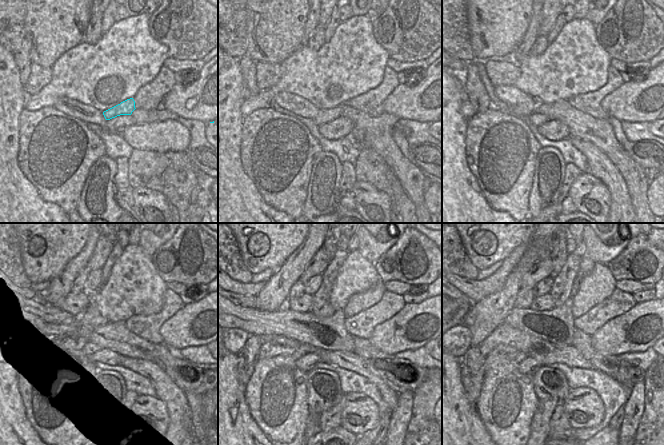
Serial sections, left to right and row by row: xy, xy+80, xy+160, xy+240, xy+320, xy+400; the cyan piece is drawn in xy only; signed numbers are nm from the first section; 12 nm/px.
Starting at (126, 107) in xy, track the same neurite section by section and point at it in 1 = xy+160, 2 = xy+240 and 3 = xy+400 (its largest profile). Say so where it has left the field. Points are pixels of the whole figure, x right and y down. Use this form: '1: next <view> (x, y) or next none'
1: next xy+160 (537, 119)
2: next xy+240 (88, 348)
3: next xy+400 (520, 356)

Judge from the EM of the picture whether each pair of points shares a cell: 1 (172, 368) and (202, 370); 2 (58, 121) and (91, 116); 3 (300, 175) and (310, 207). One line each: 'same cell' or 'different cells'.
1: same cell
2: different cells
3: different cells

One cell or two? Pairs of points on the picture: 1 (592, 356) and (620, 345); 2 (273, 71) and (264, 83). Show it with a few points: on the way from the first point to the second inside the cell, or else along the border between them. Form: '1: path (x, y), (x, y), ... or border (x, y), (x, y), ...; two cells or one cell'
1: border (589, 336), (591, 346), (598, 353), (616, 356); two cells
2: path (270, 74), (264, 80); one cell

